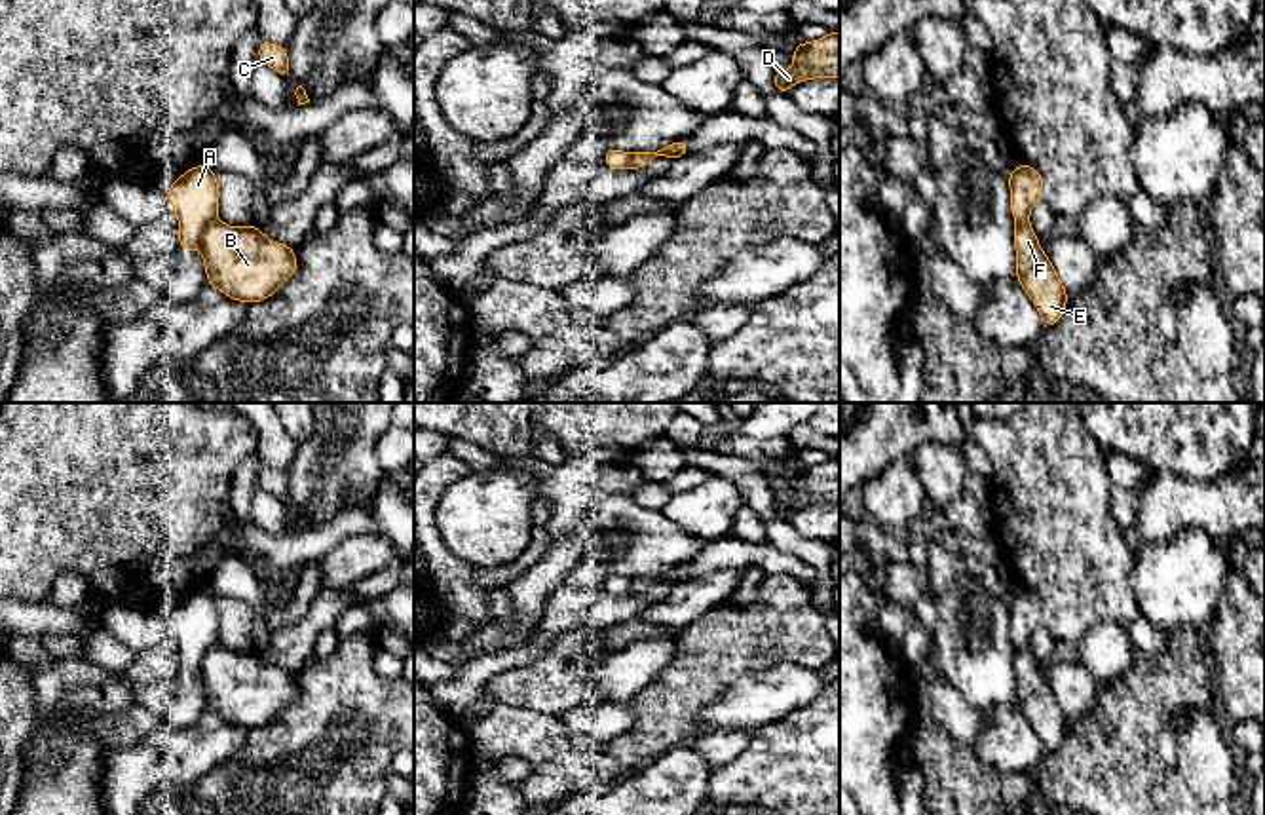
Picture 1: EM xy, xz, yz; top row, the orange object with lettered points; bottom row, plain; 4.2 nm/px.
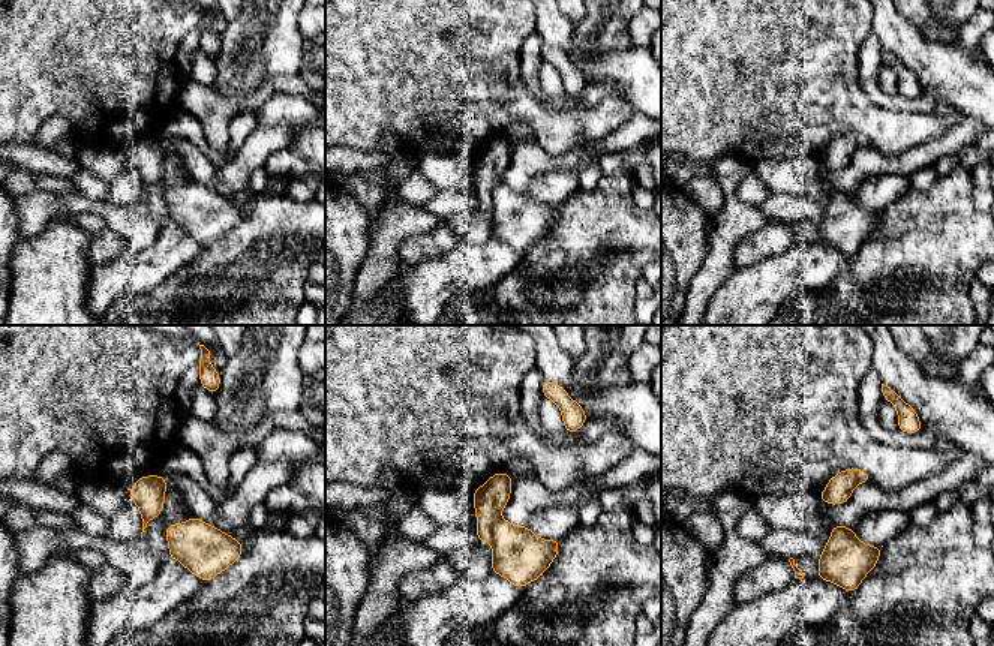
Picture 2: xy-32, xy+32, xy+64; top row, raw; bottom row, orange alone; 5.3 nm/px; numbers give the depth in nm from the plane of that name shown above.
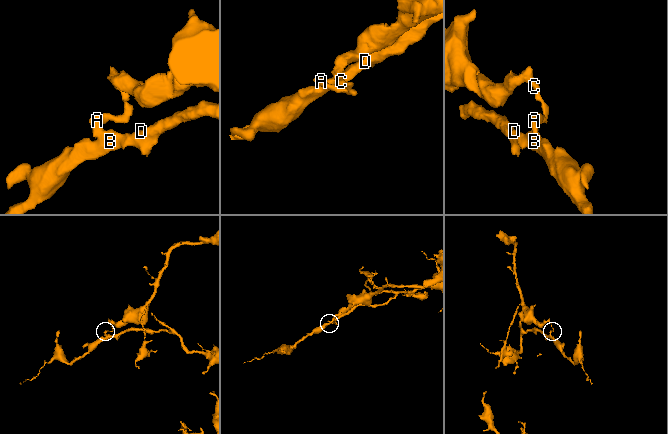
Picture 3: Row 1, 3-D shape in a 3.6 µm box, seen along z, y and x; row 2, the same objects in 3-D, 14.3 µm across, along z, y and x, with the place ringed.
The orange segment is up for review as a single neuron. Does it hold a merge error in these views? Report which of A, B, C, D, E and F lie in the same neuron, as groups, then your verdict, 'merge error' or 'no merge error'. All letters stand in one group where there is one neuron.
A C / B D E F; merge error

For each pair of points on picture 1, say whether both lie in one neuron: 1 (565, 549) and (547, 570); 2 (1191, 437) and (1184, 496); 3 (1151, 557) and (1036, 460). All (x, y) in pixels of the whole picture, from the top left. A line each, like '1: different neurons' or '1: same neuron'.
1: same neuron
2: different neurons
3: different neurons

